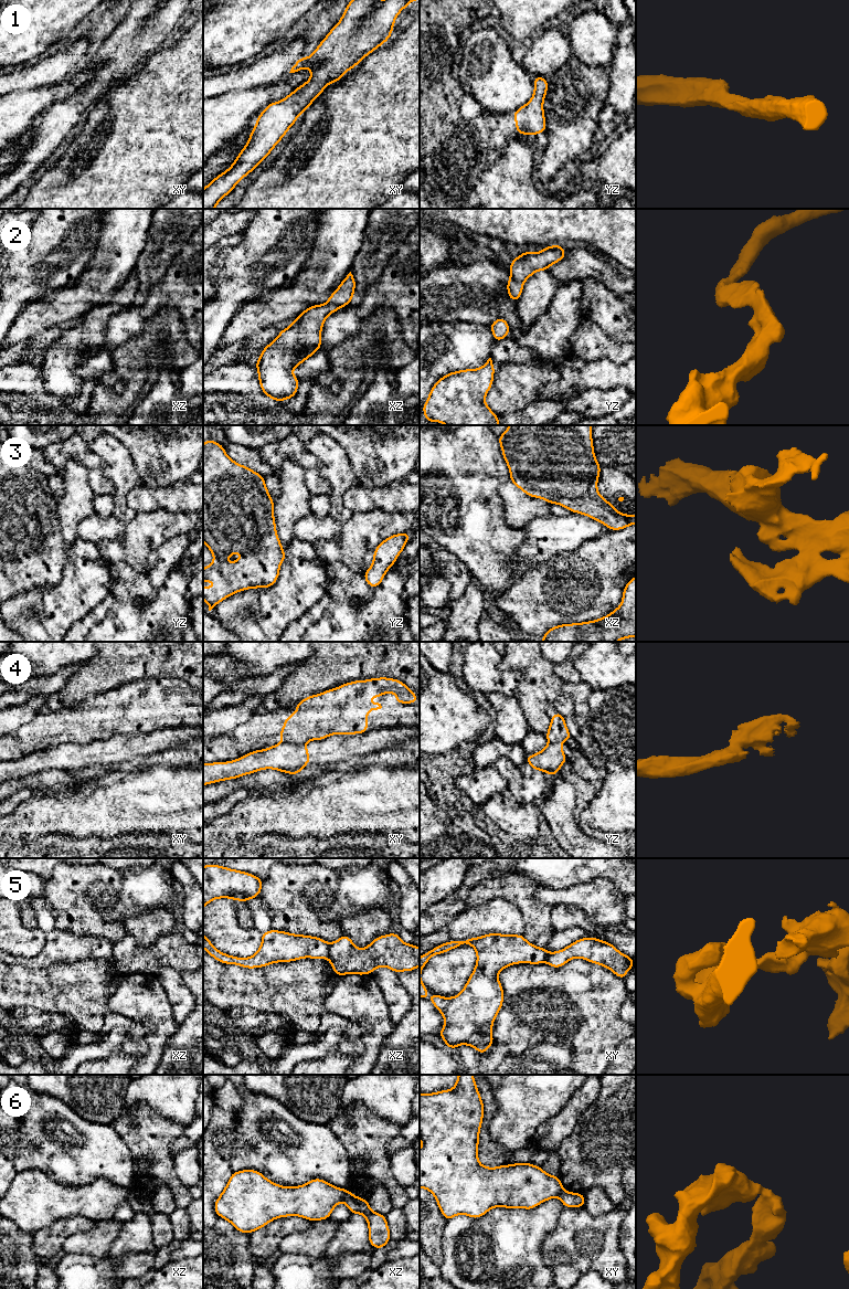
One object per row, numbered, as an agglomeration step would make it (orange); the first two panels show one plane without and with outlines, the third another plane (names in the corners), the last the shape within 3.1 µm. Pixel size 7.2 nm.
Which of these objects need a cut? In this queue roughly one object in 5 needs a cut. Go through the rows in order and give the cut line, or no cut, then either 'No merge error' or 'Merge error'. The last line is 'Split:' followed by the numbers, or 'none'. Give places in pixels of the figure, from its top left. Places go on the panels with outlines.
1: No split. No merge error
2: No split. No merge error
3: No split. No merge error
4: Split along xy (282, 741), (301, 745). Merge error
5: Split along xz (330, 943), (328, 958). Merge error
6: Split along xz (348, 1190), (342, 1201). Merge error
Split: 4, 5, 6

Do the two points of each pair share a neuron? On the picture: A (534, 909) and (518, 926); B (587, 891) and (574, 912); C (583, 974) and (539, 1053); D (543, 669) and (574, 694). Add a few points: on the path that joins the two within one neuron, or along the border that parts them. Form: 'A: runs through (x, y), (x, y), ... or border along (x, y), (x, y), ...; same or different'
A: border along (507, 900), (521, 915), (523, 922), (522, 933); different
B: border along (553, 905), (575, 905), (596, 925); different
C: border along (570, 1046), (537, 1043), (520, 1053); different
D: border along (563, 682), (562, 691), (572, 700), (573, 708); different

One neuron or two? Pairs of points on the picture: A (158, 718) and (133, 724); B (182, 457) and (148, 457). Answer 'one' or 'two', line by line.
A: one
B: one

